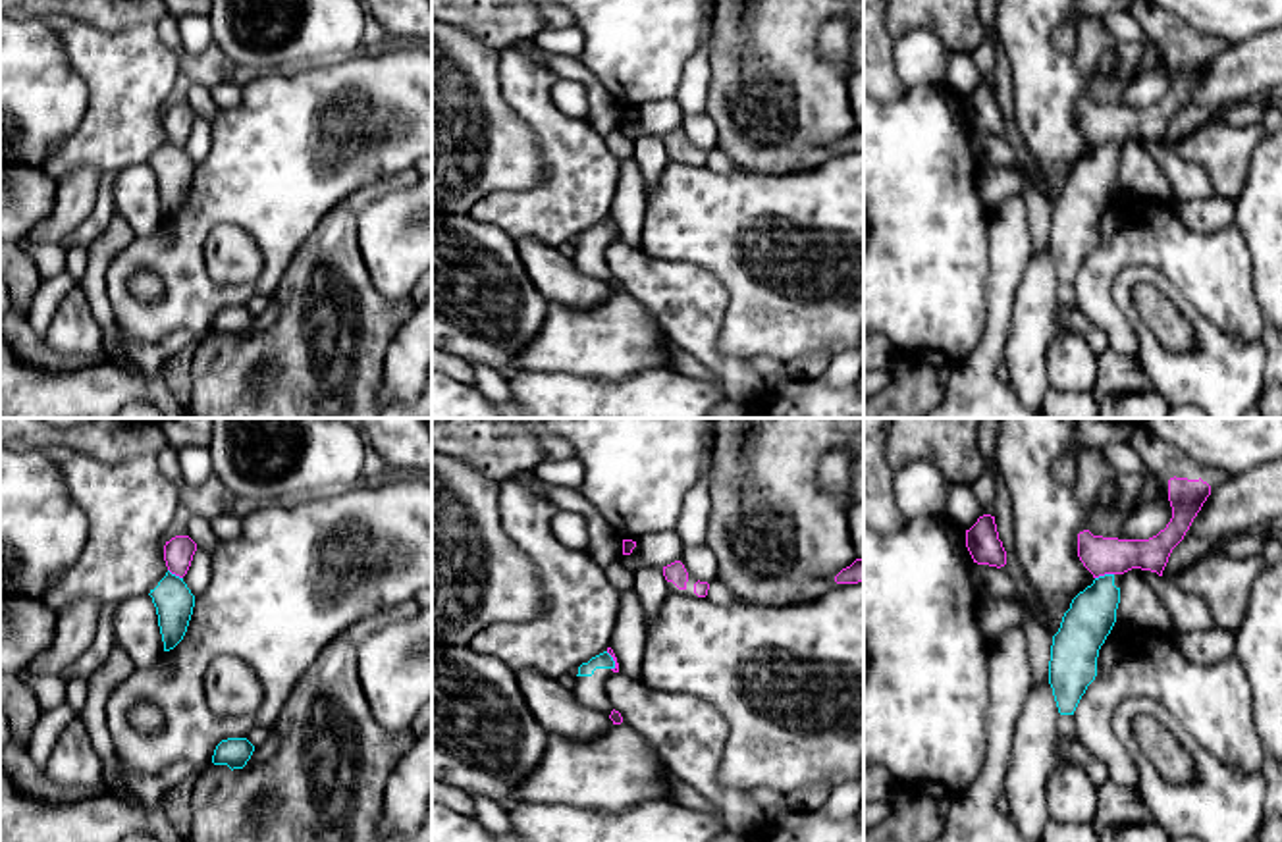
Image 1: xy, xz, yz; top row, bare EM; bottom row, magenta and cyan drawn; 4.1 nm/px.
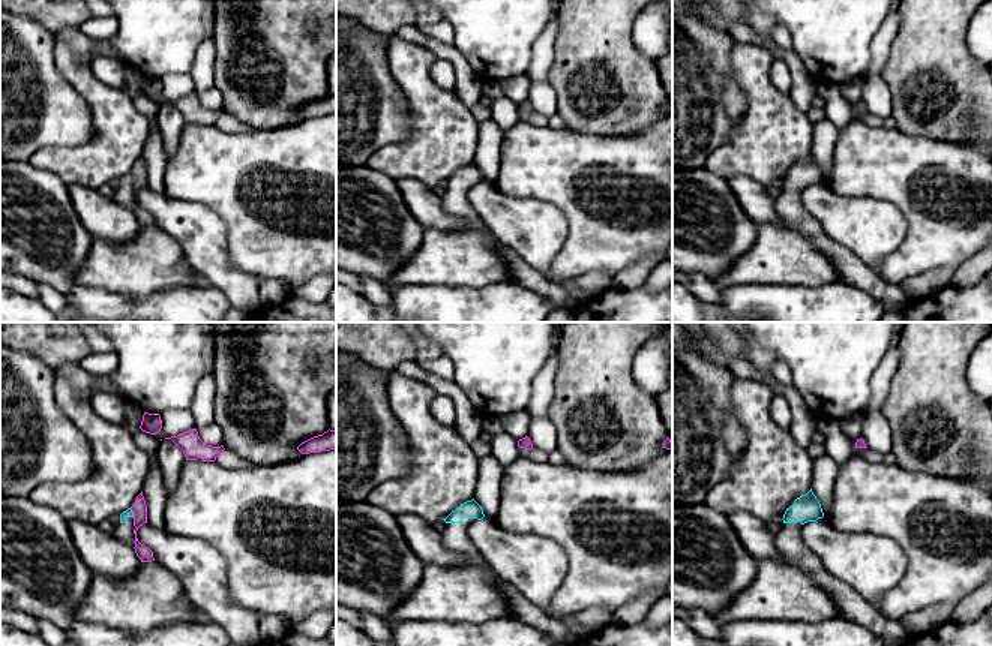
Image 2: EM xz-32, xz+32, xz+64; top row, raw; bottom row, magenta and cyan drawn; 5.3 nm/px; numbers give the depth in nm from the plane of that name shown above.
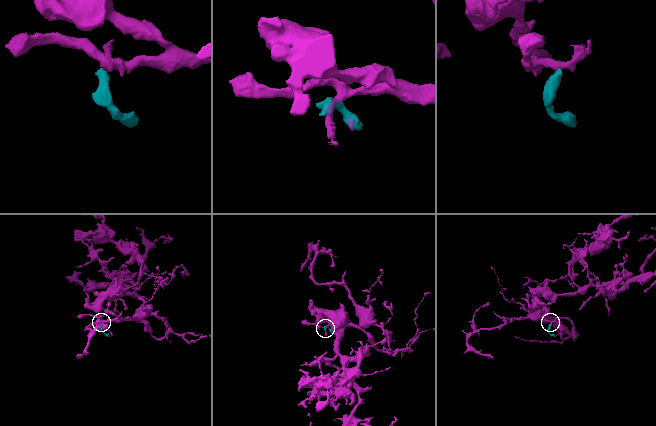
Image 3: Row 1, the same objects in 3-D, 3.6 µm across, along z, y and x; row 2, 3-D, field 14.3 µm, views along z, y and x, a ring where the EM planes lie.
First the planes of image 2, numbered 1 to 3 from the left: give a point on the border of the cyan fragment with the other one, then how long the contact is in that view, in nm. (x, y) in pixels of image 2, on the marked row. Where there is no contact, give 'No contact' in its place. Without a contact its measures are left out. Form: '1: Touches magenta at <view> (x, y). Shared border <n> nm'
1: Touches magenta at xz-32 (132, 511). Shared border 50 nm
2: No contact
3: No contact

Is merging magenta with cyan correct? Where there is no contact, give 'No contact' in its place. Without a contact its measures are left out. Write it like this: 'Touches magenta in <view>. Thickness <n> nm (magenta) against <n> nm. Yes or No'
Touches magenta in yz. Thickness 160 nm (magenta) against 200 nm. No

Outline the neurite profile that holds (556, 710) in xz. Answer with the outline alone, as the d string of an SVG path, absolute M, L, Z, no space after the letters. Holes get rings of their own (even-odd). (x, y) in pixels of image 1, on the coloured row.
M517 671L517 684L522 701L548 734L592 742L613 726L605 713L580 705L573 690L557 678L548 678L538 671Z

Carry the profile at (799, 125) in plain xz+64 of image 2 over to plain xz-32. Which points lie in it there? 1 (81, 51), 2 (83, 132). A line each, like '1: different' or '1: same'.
1: different
2: different

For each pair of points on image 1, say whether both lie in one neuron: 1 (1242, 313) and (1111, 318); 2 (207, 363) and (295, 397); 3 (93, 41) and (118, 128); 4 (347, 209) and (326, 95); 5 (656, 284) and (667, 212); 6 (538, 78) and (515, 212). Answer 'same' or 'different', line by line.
1: same
2: same
3: same
4: different
5: different
6: same

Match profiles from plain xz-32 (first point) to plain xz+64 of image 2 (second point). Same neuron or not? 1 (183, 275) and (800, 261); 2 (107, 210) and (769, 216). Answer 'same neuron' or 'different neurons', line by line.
1: same neuron
2: same neuron

